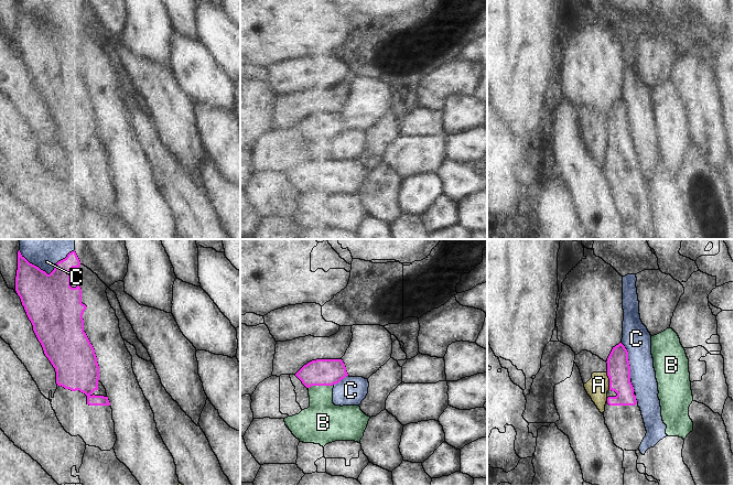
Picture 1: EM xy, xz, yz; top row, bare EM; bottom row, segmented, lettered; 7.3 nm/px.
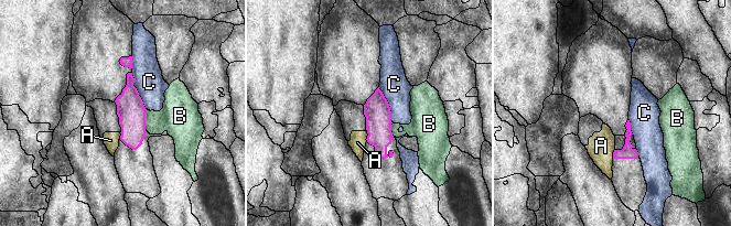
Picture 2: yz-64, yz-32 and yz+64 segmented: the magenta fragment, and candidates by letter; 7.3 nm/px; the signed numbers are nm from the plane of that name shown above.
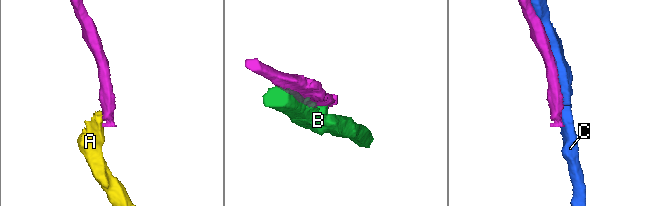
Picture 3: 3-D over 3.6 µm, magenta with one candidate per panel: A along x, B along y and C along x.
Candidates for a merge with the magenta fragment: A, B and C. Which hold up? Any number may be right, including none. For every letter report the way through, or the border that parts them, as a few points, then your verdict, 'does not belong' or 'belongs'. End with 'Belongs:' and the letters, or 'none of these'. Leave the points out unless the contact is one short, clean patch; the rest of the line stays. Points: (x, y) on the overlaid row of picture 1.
A: border yz (606, 373), (610, 389); does not belong
B: border xz (333, 384), (312, 385), (309, 388); does not belong
C: does not belong
Belongs: none of these

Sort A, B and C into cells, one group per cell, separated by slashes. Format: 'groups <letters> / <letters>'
groups A / B / C

